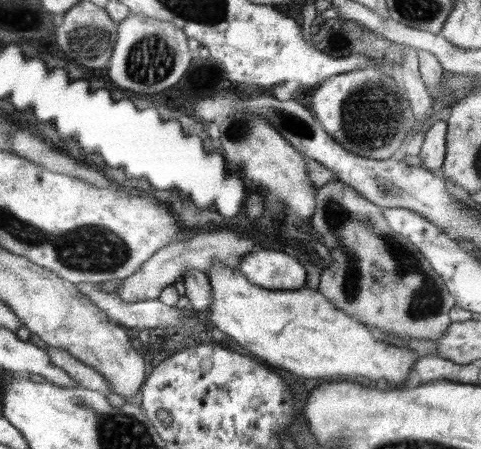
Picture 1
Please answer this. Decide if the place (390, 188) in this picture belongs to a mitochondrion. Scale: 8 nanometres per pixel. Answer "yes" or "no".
yes

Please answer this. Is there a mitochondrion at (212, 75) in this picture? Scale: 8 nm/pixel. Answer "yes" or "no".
no

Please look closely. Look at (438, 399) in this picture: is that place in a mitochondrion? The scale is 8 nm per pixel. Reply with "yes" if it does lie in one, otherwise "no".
no

